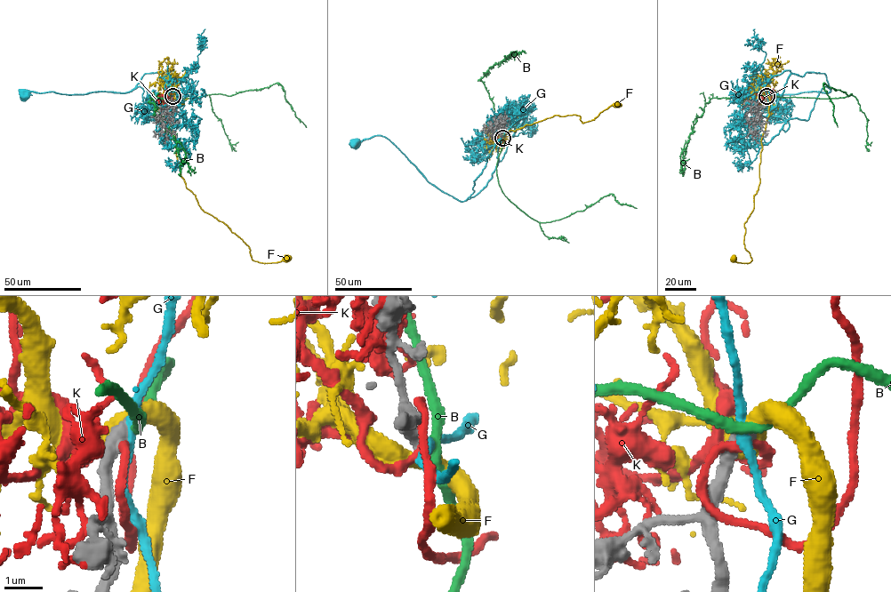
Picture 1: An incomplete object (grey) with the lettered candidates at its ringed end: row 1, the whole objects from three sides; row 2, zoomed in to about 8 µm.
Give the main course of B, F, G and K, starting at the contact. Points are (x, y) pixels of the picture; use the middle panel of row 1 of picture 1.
B: (502, 138), (499, 185), (510, 201), (539, 221), (583, 211), (612, 194), (619, 204), (637, 208)
F: (502, 138), (509, 130), (555, 116), (576, 115), (581, 122), (587, 122), (617, 104)
G: (502, 137), (492, 178), (476, 195), (463, 201), (430, 184), (384, 137), (373, 136), (355, 145)
K: (502, 137), (498, 133), (495, 118), (494, 124)

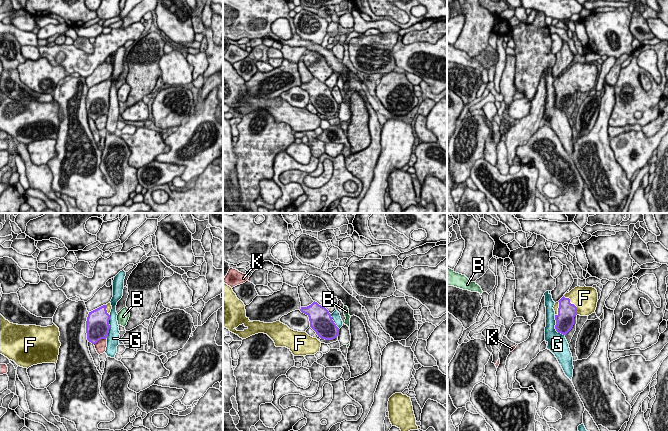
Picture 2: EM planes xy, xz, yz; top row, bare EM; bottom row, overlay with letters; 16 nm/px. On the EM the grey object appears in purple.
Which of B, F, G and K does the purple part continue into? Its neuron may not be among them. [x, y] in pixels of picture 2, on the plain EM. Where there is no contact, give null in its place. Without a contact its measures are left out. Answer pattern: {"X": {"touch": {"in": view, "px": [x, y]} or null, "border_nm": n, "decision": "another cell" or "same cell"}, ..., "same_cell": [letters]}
{"B": {"touch": null, "decision": "another cell"}, "F": {"touch": {"in": "yz", "px": [572, 80]}, "border_nm": 380, "decision": "same cell"}, "G": {"touch": {"in": "yz", "px": [555, 103]}, "border_nm": 380, "decision": "another cell"}, "K": {"touch": {"in": "xy", "px": [99, 115]}, "border_nm": 220, "decision": "another cell"}, "same_cell": ["F"]}

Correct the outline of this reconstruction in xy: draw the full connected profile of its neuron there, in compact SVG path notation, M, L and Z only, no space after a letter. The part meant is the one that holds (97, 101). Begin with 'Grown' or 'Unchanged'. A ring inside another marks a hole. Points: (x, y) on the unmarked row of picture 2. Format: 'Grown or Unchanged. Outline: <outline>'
Grown. Outline: M111 79L103 81L89 88L86 97L87 116L96 120L101 115L106 115L109 109Z

